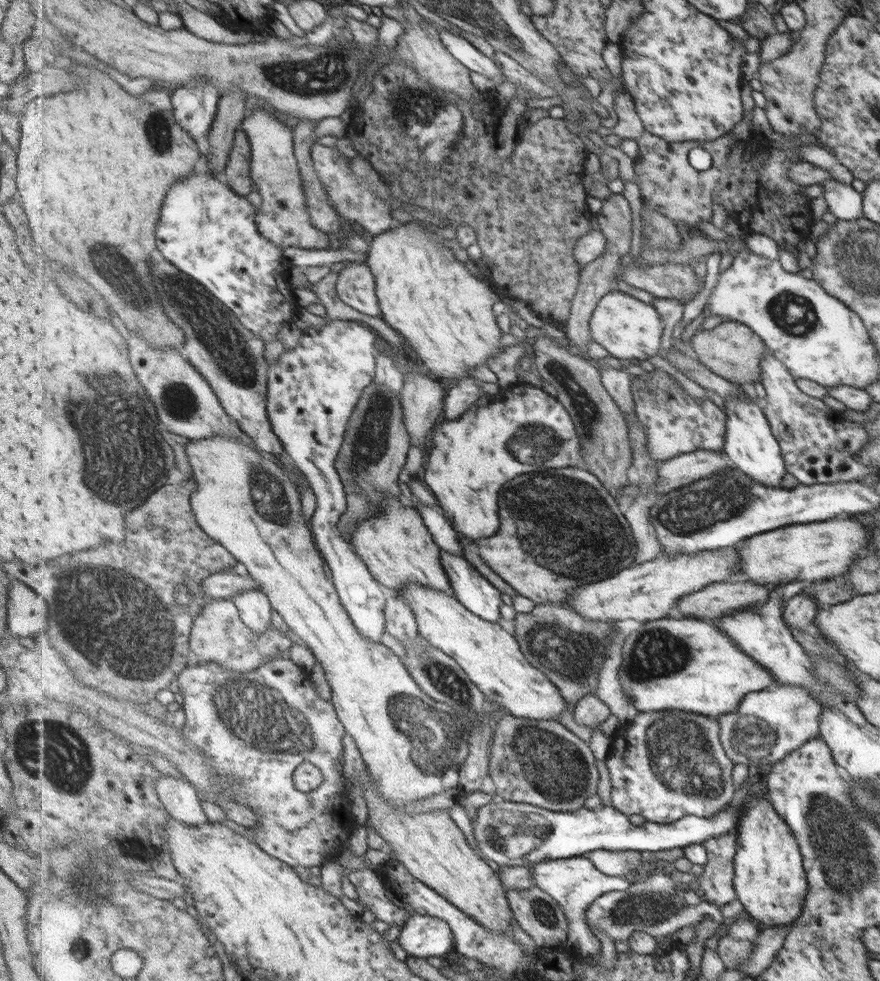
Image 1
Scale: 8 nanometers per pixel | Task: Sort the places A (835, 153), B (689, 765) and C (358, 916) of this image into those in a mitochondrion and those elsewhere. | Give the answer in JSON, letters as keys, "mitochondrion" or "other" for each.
{"A":"other","B":"mitochondrion","C":"other"}

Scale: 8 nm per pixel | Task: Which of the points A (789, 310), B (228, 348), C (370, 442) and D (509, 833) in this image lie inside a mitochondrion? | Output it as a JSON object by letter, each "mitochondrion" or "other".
{"A":"mitochondrion","B":"mitochondrion","C":"mitochondrion","D":"mitochondrion"}

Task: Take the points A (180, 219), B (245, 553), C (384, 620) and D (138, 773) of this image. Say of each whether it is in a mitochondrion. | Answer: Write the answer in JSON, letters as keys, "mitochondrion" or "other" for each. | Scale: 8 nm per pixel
{"A":"other","B":"other","C":"other","D":"other"}

